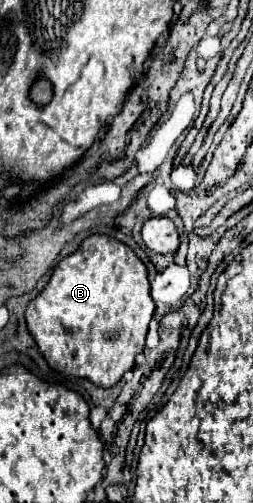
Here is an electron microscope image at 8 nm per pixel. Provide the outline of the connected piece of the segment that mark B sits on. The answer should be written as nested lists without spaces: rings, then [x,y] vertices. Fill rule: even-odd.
[[[91,234],[73,254],[55,266],[43,292],[29,302],[25,320],[41,354],[53,368],[61,374],[89,378],[95,386],[111,388],[127,370],[135,366],[135,354],[143,352],[145,334],[153,312],[155,304],[149,296],[149,272],[145,264],[127,244],[103,234]]]

